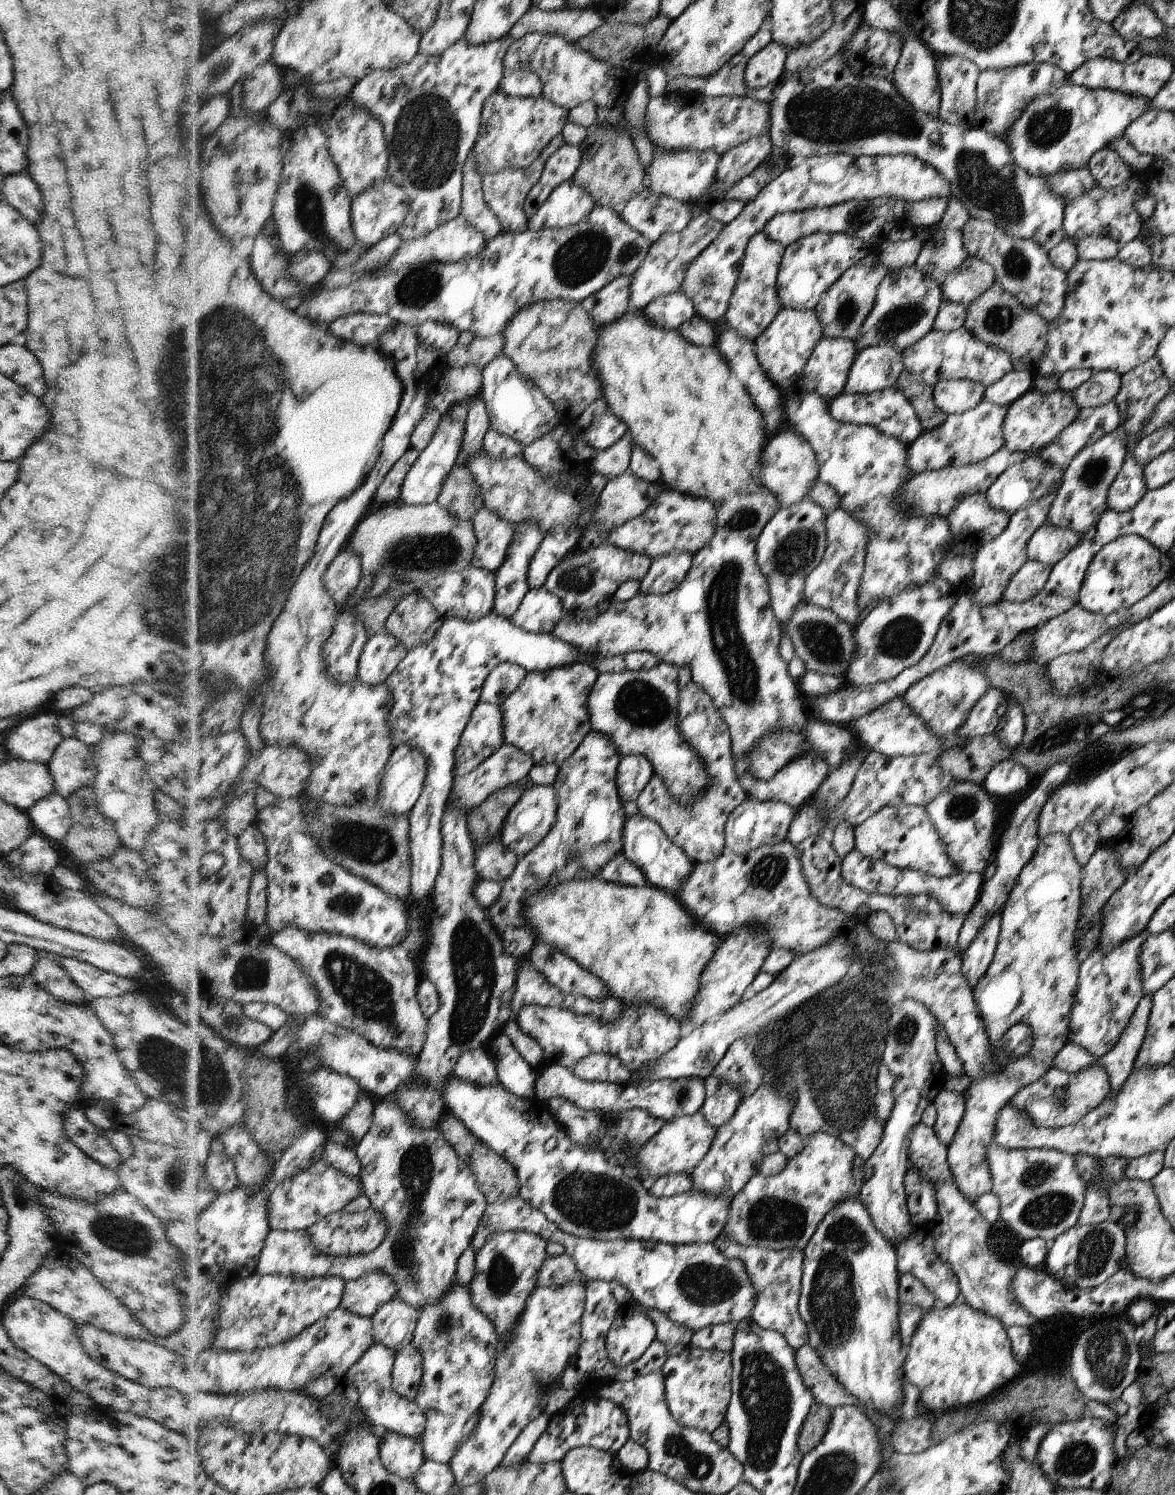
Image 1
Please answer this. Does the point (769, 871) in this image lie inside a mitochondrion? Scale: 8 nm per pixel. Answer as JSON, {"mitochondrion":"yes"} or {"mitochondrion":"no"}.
{"mitochondrion":"yes"}

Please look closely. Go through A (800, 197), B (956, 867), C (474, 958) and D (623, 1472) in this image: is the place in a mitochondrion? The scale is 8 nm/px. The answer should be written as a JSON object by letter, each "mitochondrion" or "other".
{"A":"other","B":"other","C":"mitochondrion","D":"other"}

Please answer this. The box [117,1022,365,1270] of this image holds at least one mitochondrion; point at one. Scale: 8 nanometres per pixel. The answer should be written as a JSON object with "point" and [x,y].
{"point":[203,1081]}

